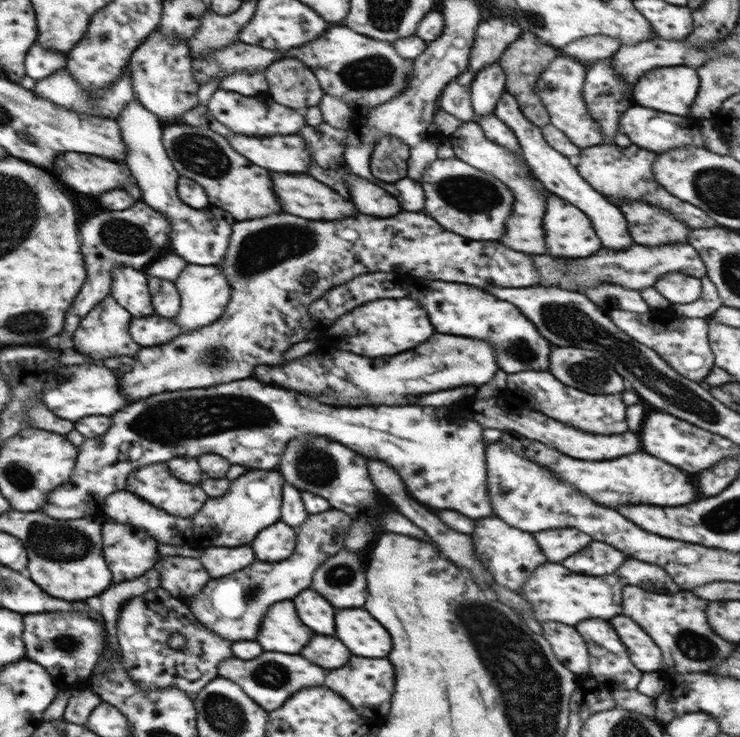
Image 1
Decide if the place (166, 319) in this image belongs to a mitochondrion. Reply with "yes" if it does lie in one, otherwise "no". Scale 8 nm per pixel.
no

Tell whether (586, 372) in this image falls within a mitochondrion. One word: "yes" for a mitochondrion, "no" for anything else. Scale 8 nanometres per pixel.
yes

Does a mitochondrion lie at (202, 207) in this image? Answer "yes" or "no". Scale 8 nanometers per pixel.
no

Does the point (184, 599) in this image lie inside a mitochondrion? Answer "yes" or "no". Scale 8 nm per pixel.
no

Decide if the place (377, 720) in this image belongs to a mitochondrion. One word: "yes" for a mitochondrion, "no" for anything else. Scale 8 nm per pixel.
no

